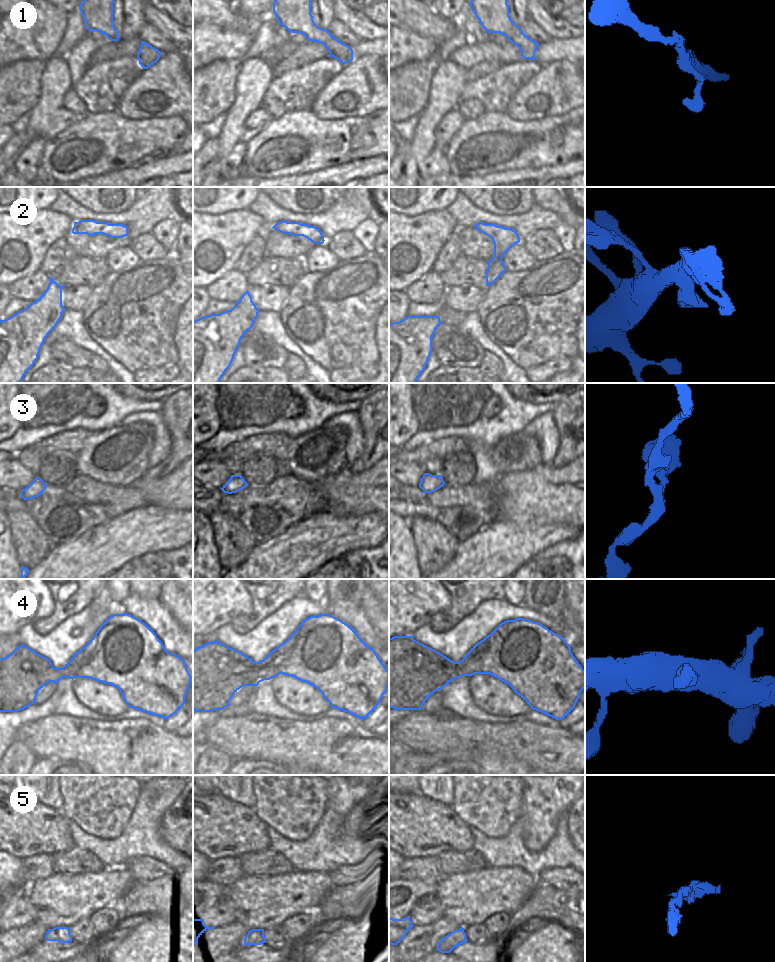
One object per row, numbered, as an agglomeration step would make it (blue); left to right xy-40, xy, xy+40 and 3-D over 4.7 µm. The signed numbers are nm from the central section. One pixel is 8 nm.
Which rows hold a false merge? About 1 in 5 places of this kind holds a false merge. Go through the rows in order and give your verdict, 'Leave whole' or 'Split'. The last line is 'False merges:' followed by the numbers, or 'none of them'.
1: Leave whole
2: Leave whole
3: Leave whole
4: Leave whole
5: Split
False merges: 5

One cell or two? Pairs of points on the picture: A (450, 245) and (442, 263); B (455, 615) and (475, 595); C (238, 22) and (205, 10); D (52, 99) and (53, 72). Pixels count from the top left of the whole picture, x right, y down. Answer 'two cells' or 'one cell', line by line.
A: one cell
B: one cell
C: one cell
D: one cell

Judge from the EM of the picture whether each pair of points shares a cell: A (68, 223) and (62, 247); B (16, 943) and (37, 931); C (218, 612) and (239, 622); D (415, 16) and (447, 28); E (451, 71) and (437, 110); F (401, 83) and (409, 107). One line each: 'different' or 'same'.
A: different
B: same
C: different
D: same
E: same
F: same

